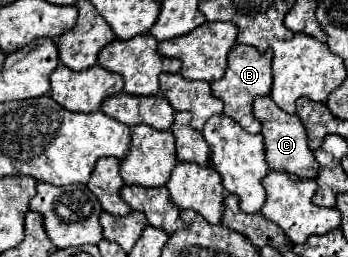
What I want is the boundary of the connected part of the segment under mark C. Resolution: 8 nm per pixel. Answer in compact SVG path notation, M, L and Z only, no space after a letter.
M270 96L256 98L254 100L254 116L262 122L262 136L266 146L266 162L272 170L296 174L300 178L316 178L320 166L316 164L316 158L308 146L308 134L298 114L286 114L276 106L276 102Z

